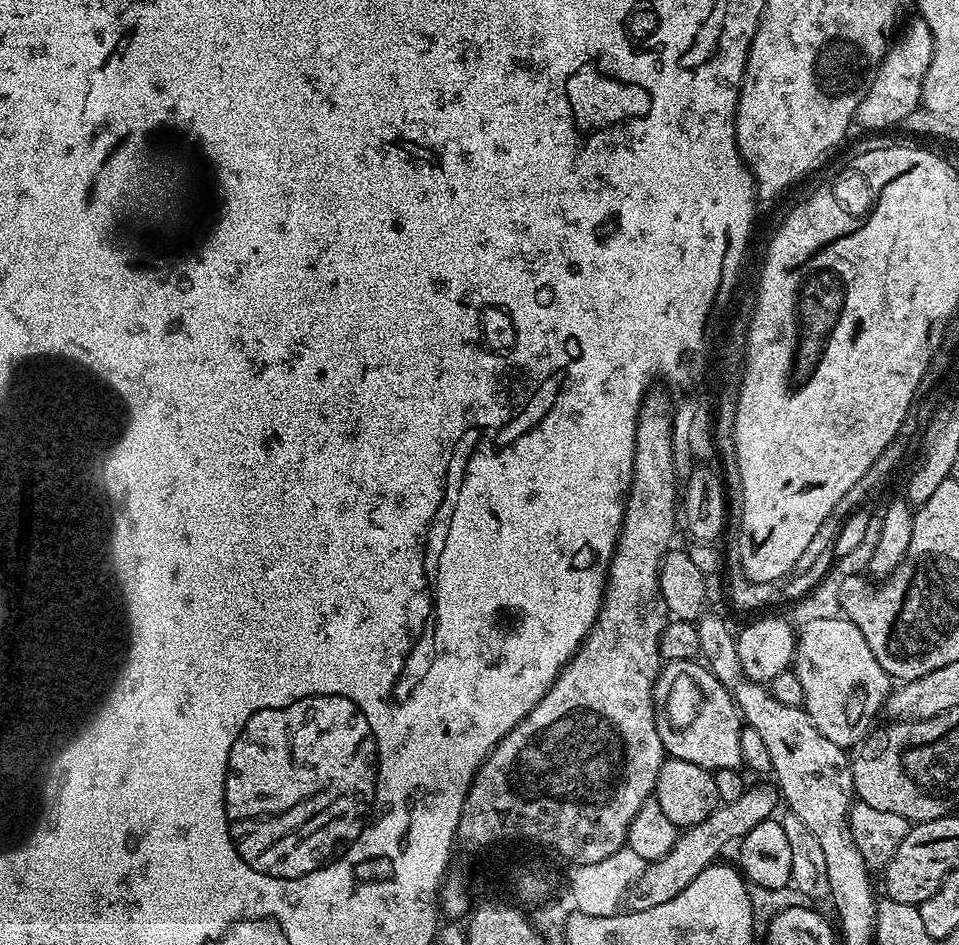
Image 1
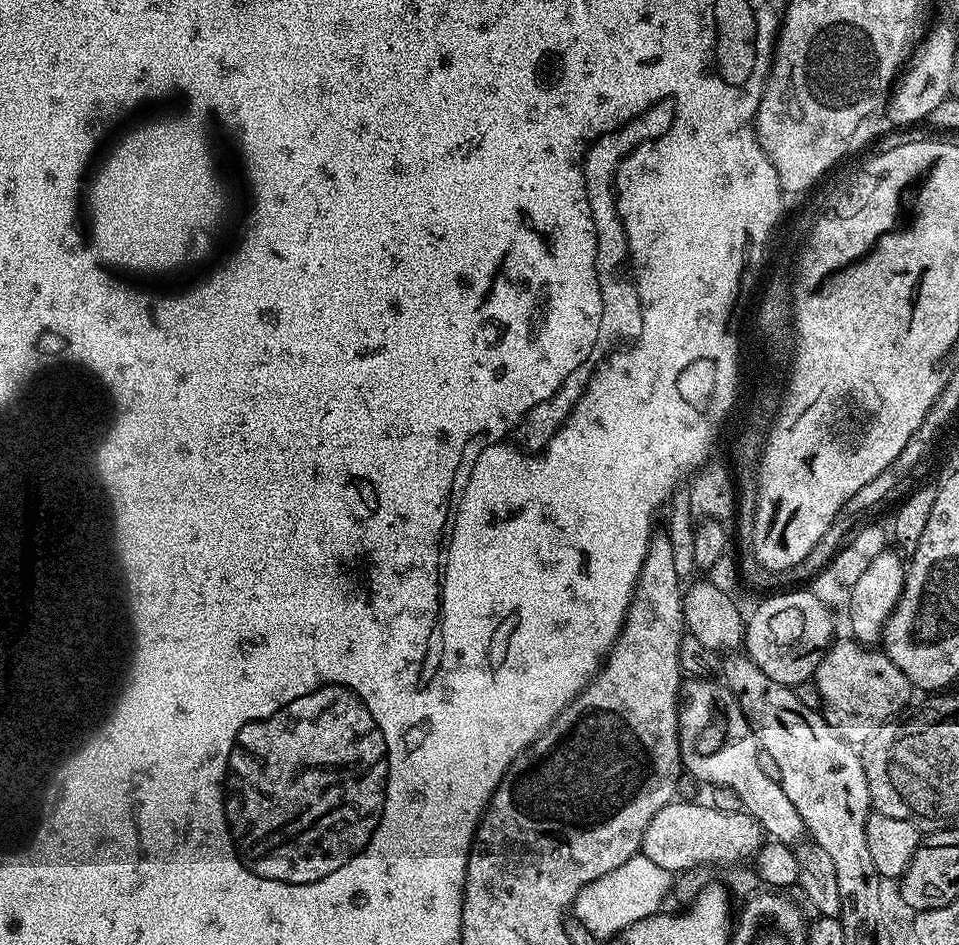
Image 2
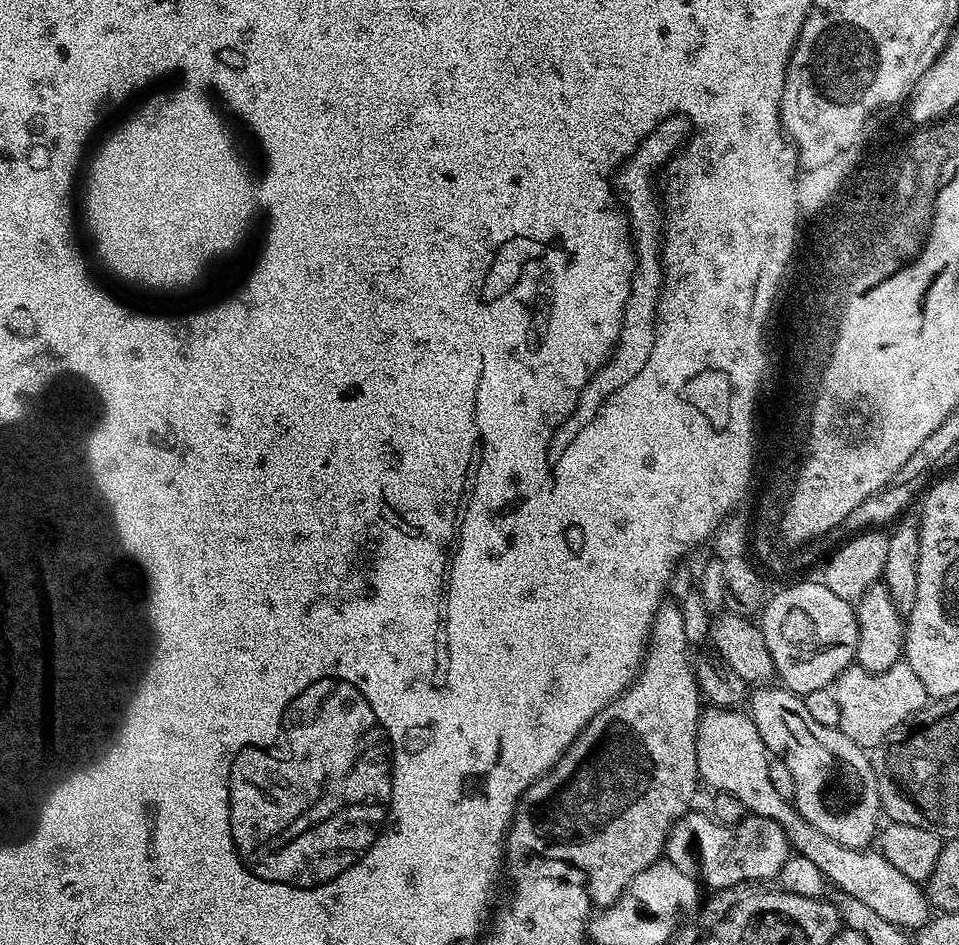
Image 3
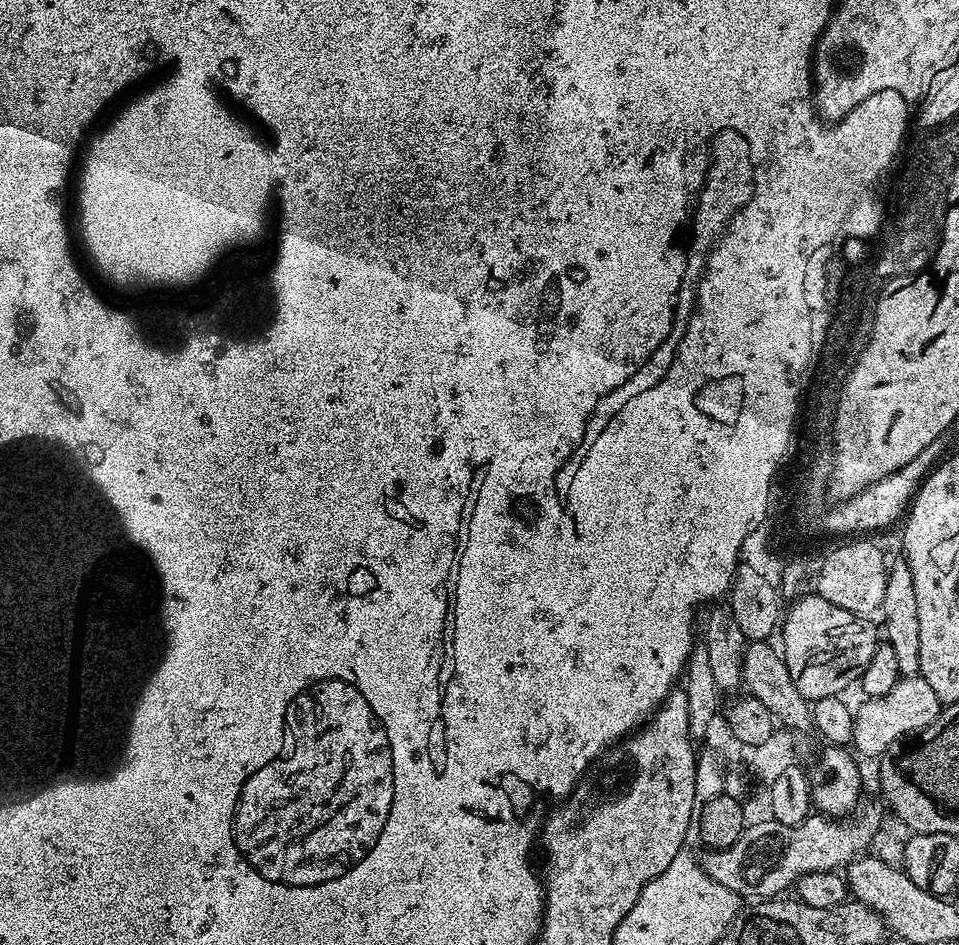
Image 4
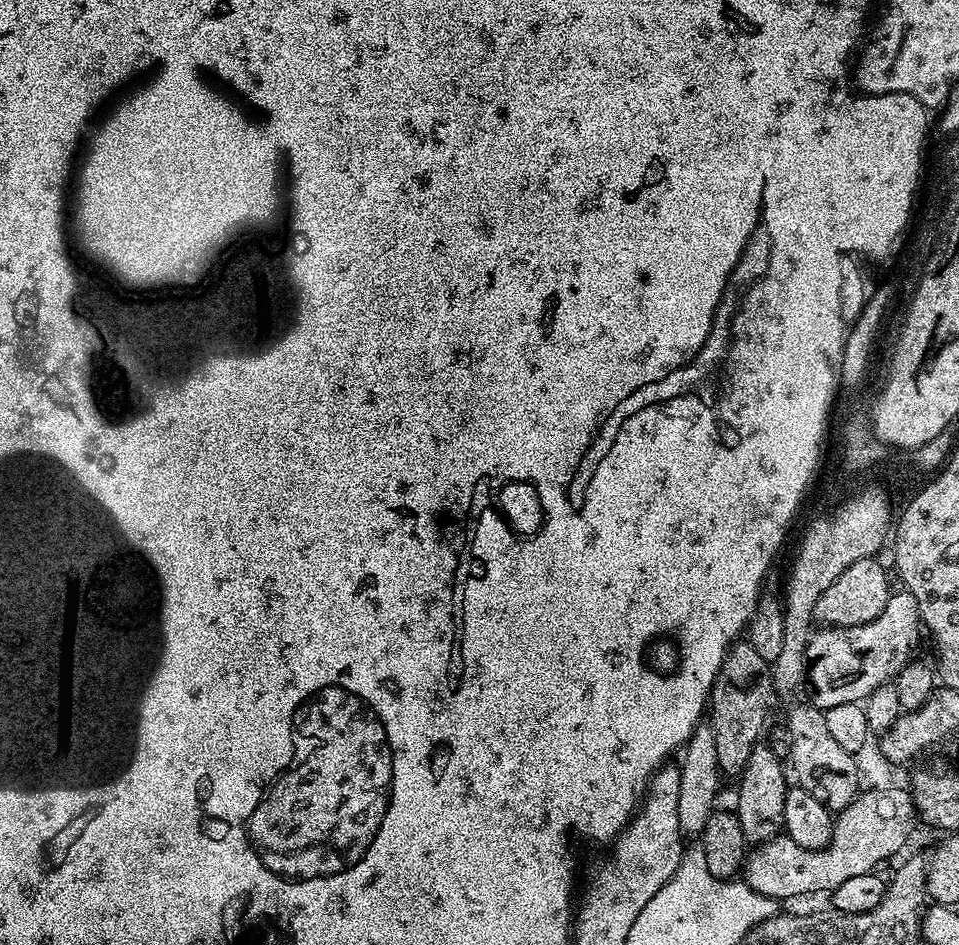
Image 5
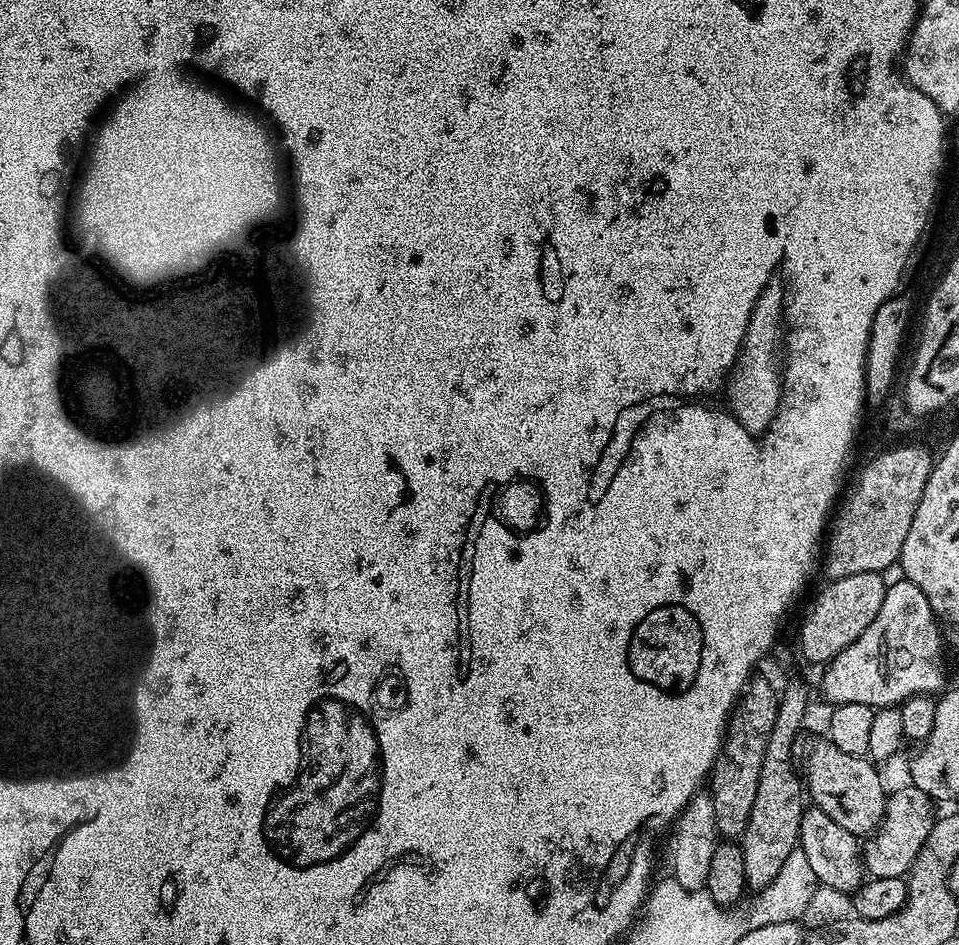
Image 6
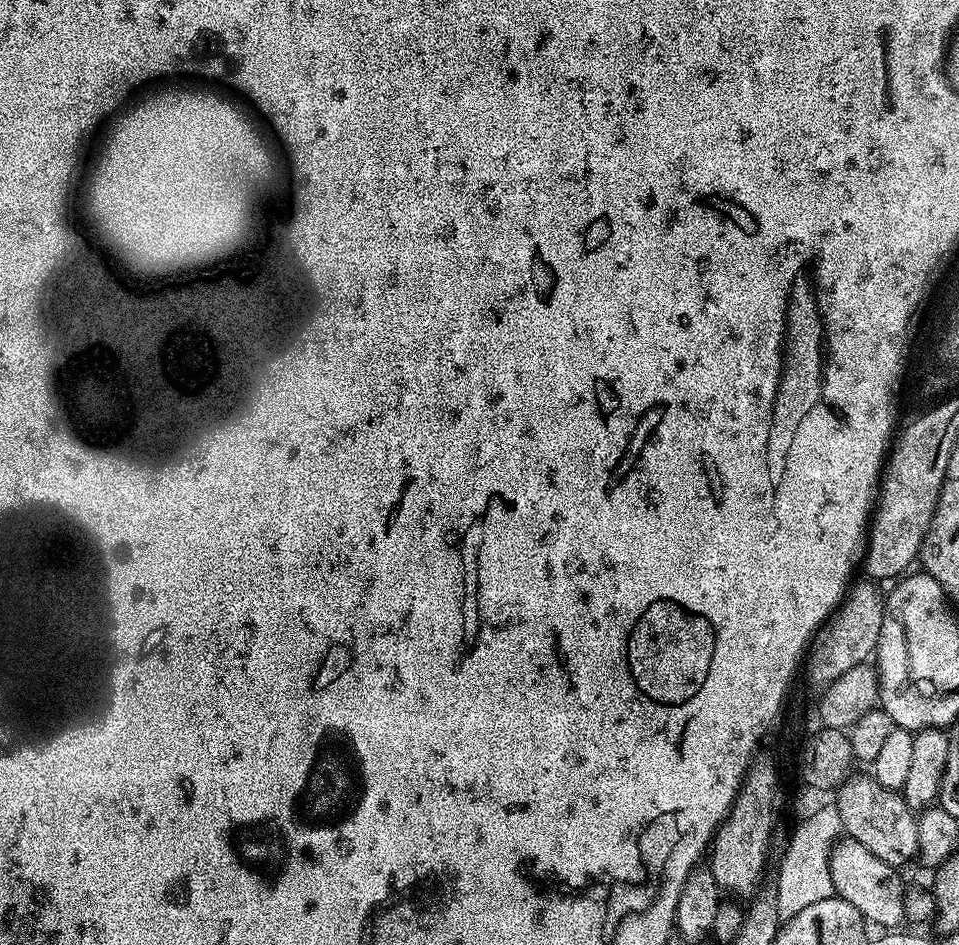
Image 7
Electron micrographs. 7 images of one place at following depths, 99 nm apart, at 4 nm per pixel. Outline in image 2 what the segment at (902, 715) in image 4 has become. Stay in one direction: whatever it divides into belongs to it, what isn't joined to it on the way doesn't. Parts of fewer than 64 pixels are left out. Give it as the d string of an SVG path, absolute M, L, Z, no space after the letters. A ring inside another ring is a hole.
M851 638L837 639L816 667L814 683L820 691L822 715L826 723L847 744L859 746L878 726L887 724L897 715L899 708L908 704L914 695L912 683L890 662L883 651L873 650Z

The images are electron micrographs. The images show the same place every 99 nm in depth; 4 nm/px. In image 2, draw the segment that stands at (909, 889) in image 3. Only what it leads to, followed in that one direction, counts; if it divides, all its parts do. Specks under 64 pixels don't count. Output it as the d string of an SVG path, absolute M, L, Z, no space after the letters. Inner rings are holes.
M688 678L680 685L680 762L683 771L707 786L732 788L734 794L742 798L743 811L753 816L771 839L789 846L801 843L806 833L798 810L794 810L794 802L786 798L779 780L762 774L758 766L760 746L756 743L756 735L752 733L748 719L742 714L732 691L723 683L715 684L714 681L712 678Z

